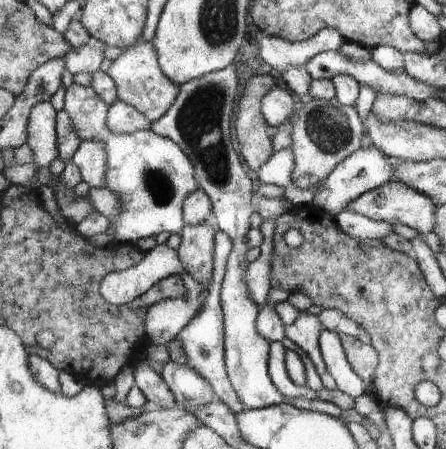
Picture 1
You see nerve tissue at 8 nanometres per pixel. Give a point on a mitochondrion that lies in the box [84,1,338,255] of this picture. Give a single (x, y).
(199, 121)

